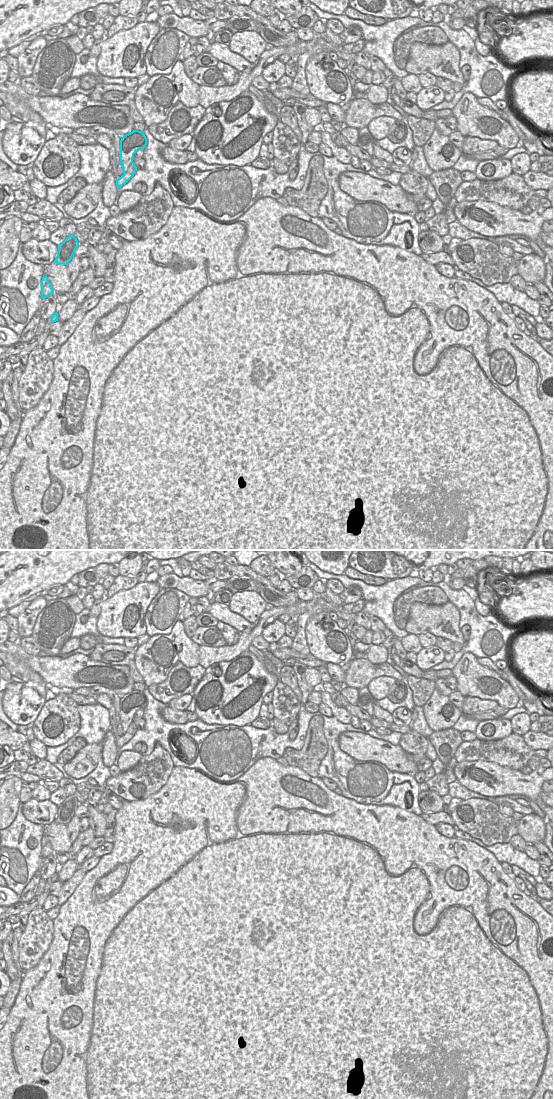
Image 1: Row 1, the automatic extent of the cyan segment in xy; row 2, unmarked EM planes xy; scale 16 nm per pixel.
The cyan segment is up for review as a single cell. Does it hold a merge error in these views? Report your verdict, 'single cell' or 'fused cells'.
fused cells

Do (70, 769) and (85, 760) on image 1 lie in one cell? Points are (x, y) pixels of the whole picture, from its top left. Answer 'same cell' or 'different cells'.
same cell

